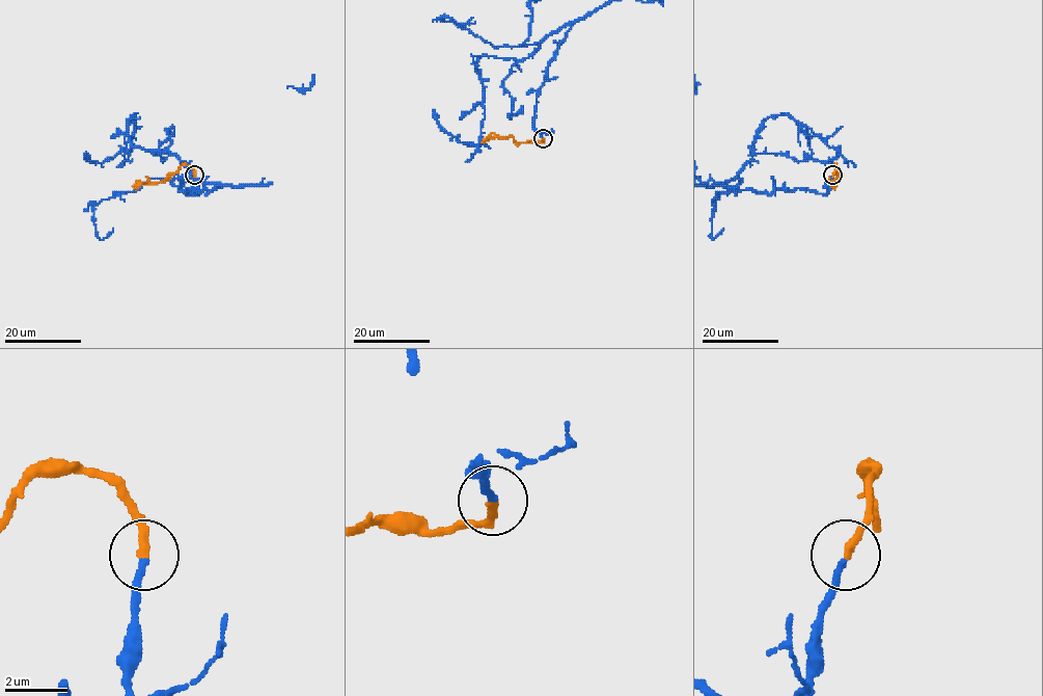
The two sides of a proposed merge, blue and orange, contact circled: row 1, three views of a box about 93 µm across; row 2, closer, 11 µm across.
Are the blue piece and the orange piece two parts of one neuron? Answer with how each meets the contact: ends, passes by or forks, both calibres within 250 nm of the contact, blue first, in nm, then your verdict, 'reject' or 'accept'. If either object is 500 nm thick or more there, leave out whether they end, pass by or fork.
blue ends; orange ends; calibres 220 and 280 nm; accept

